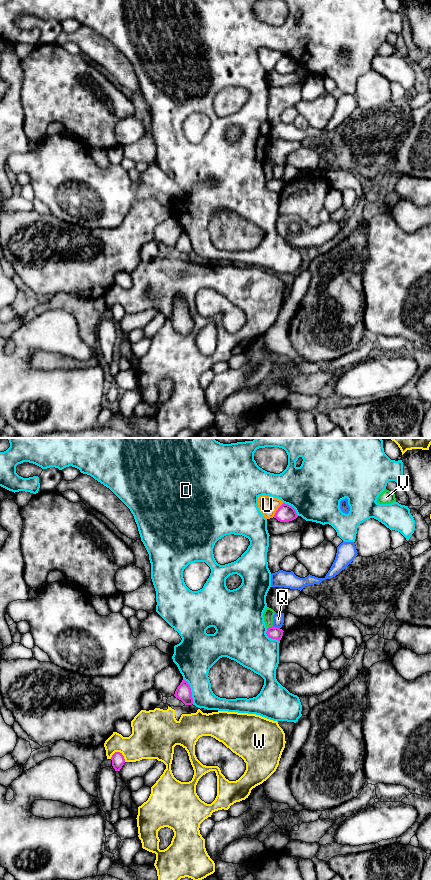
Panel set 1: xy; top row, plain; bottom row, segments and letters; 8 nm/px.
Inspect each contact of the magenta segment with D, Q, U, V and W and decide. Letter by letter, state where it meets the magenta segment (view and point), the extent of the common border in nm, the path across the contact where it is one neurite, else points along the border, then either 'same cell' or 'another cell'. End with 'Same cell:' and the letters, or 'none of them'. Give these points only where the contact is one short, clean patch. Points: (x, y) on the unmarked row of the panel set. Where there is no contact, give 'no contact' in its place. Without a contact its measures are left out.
D: contact xy (190, 243); length 220 nm; another cell
Q: contact xy (276, 179); length 60 nm; another cell
U: contact xy (277, 62); length 140 nm; another cell
V: contact xy (269, 179); length 50 nm; border xy (272, 177), (267, 180); another cell
W: contact xy (119, 304); length 130 nm; another cell
Same cell: none of them

